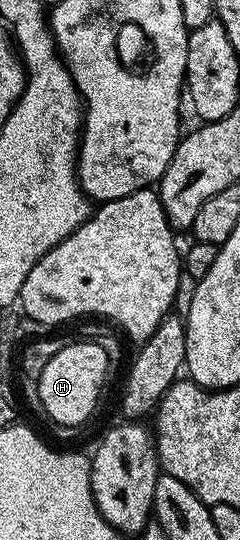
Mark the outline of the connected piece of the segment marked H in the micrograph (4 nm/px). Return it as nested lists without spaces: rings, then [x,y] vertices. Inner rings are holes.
[[[74,341],[71,345],[63,344],[48,359],[48,364],[44,371],[36,378],[38,385],[38,401],[42,404],[42,409],[58,425],[82,425],[94,413],[94,408],[98,405],[98,400],[102,397],[102,388],[106,385],[106,372],[110,369],[110,353],[102,345],[97,345],[94,341]]]

